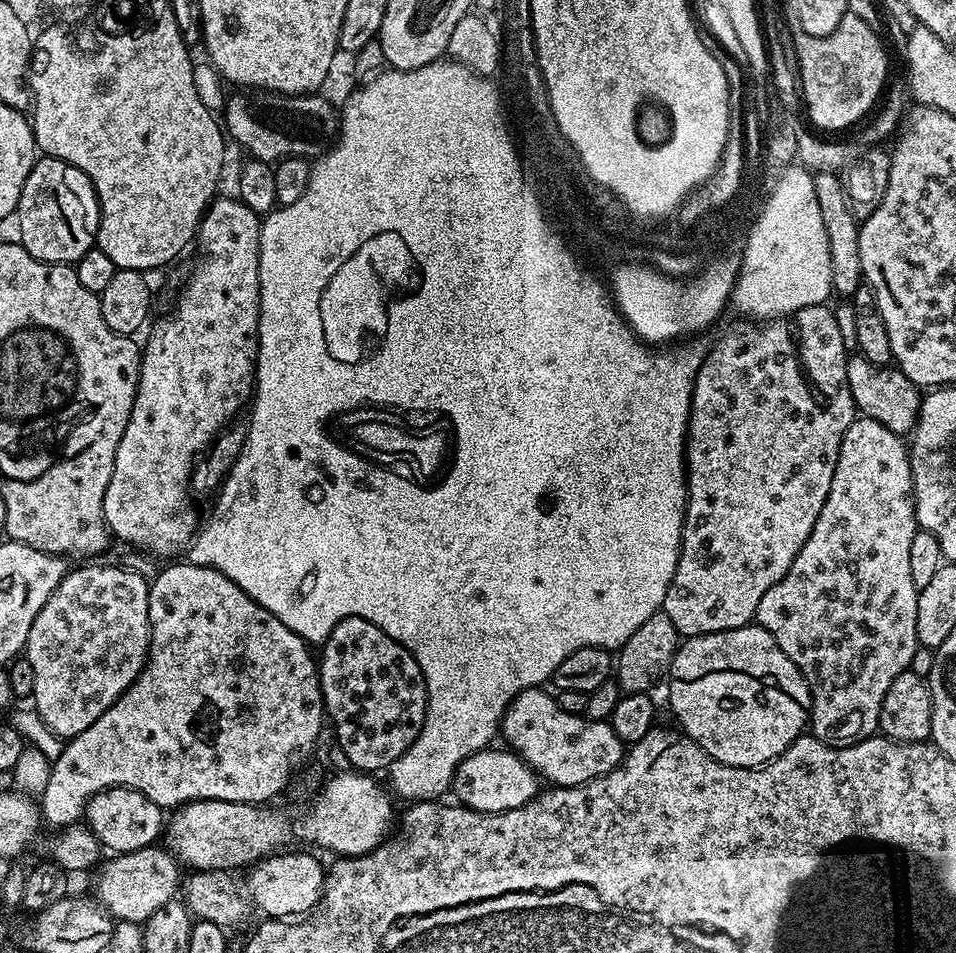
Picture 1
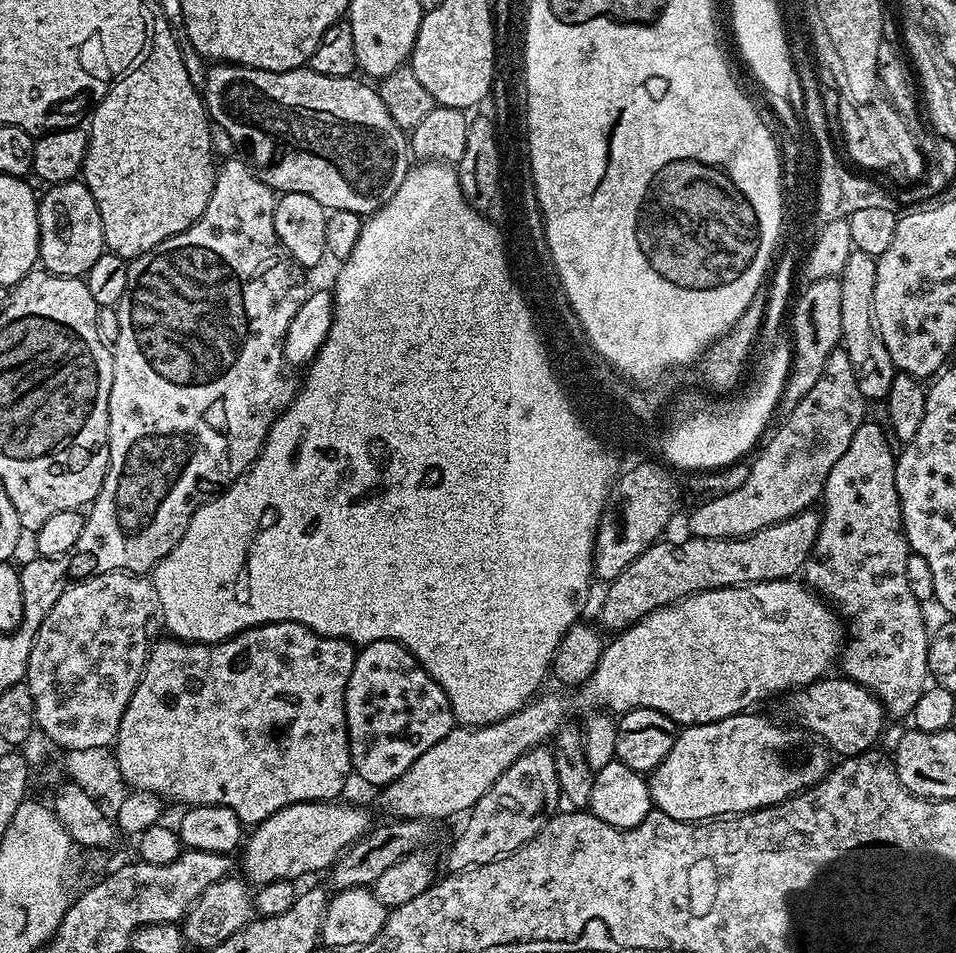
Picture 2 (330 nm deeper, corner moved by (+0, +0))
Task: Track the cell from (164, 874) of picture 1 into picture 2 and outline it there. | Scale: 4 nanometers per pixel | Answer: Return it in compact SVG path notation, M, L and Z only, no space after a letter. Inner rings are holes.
M313 802L311 804L291 804L282 810L278 810L270 818L266 818L261 824L251 829L250 835L243 841L240 860L238 856L238 868L241 868L243 879L249 885L259 886L269 884L275 880L299 881L299 876L308 876L311 872L320 872L331 869L333 862L355 840L361 840L373 827L374 821L368 817L364 808L356 804L340 804L341 802Z

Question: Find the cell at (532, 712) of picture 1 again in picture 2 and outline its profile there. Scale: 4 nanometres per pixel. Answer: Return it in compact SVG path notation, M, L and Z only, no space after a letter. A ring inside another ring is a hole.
M749 710L740 712L730 718L722 718L713 724L690 724L681 727L676 733L674 746L670 746L670 754L654 771L647 777L649 793L652 796L652 803L657 813L669 816L675 820L686 820L689 822L707 822L717 818L727 818L733 814L742 812L753 812L756 808L769 808L771 804L781 804L784 800L789 800L791 796L797 796L804 789L812 787L824 779L830 771L828 756L830 752L819 739L813 738L799 726L793 726L791 723L780 725L775 724L768 716L755 716L755 711Z

